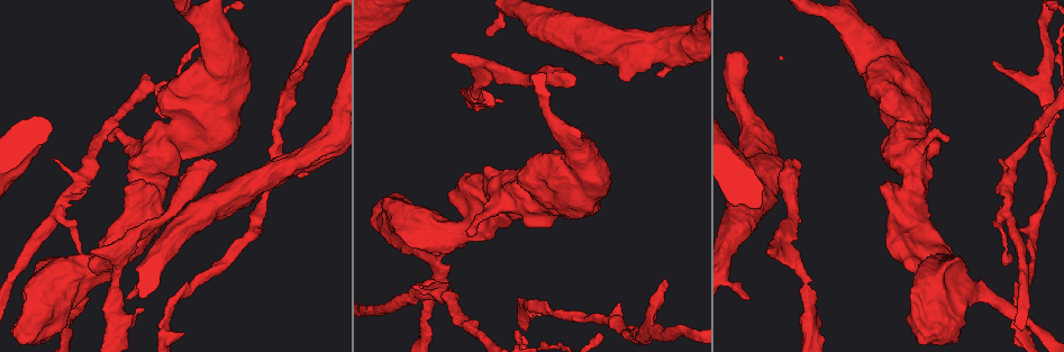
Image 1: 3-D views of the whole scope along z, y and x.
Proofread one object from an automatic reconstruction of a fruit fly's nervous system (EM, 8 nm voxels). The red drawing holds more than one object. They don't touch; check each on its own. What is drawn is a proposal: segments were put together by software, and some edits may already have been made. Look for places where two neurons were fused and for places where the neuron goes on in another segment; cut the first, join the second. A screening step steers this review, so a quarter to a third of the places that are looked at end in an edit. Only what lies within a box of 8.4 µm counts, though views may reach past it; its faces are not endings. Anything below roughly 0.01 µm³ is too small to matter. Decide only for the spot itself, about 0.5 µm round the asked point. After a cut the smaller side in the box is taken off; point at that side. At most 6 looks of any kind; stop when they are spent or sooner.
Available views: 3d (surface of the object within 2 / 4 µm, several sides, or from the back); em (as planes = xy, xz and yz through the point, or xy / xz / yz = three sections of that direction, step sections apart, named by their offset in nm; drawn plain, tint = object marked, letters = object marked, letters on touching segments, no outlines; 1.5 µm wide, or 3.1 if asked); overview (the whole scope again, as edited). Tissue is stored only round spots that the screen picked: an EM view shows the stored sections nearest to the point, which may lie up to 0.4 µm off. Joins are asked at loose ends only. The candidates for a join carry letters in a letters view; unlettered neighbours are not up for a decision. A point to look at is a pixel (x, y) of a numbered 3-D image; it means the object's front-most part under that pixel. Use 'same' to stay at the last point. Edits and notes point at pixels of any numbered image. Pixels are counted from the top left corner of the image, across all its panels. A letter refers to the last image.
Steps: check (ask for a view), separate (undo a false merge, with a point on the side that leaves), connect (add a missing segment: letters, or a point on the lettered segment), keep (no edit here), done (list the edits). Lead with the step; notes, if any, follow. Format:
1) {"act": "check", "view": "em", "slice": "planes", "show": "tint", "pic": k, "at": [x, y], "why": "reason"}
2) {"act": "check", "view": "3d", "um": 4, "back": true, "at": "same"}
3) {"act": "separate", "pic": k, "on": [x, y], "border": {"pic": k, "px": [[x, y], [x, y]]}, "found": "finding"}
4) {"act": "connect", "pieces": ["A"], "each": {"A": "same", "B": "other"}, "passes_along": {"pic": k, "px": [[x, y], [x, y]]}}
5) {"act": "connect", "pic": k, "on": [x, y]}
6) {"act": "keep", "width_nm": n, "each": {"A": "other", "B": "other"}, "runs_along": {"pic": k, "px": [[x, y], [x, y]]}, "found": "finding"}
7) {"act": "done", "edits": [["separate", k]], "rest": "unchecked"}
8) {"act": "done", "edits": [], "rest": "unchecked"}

{"act": "check", "view": "3d", "um": 2, "pic": 1, "at": [1010, 258], "why": "branch stops here"}

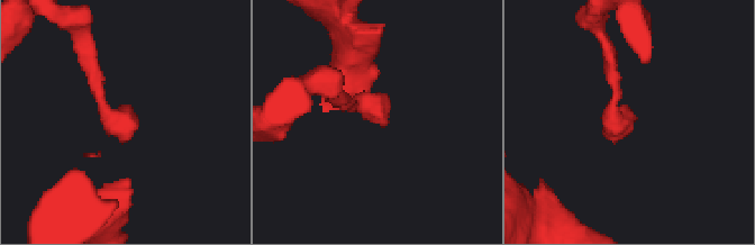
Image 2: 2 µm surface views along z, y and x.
{"act": "check", "view": "em", "slice": "planes", "show": "tint", "pic": 2, "at": [384, 126]}

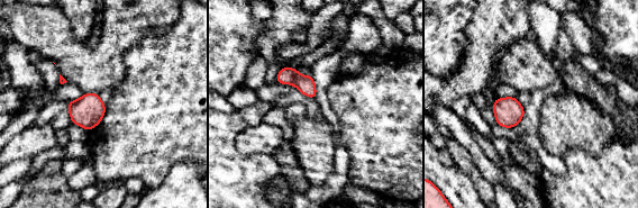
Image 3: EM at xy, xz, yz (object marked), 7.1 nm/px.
{"act": "check", "view": "em", "slice": "planes", "show": "letters", "at": "same", "why": "see the neighbours"}

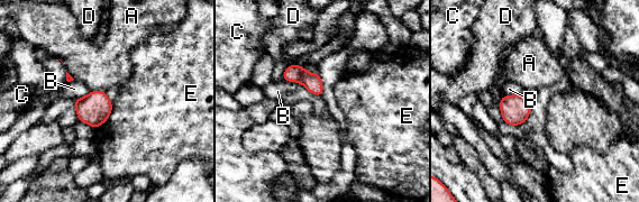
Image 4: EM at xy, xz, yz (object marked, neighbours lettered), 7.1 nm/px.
{"act": "keep", "each": {"A": "other", "B": "other", "C": "other", "D": "other", "E": "other"}, "border": {"pic": 4, "px": [[112, 102], [109, 117], [96, 129]]}, "found": "no lettered segment goes on from it"}

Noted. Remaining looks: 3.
{"act": "check", "view": "em", "slice": "planes", "show": "tint", "pic": 1, "at": [451, 56], "why": "branch stops here"}

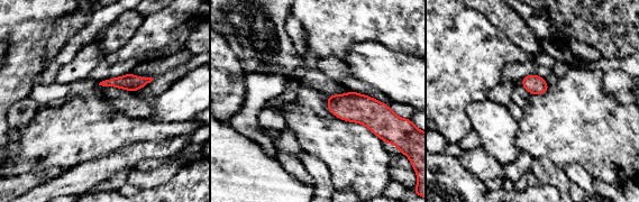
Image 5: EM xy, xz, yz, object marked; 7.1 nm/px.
{"act": "check", "view": "em", "slice": "planes", "show": "letters", "at": "same"}

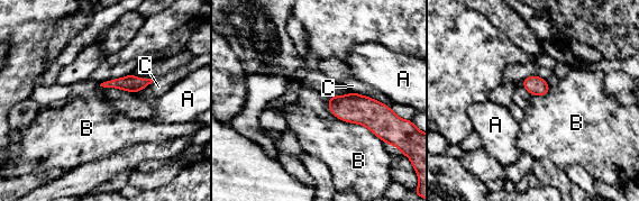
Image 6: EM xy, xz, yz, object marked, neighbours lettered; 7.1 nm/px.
{"act": "keep", "longest_contact_nm": ["B", 550], "each": {"A": "other", "B": "other", "C": "other"}, "border": {"pic": 6, "px": [[327, 97], [335, 116], [384, 143]]}, "found": "no lettered segment goes on from it"}

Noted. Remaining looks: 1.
{"act": "done", "edits": [], "rest": "unchecked"}

